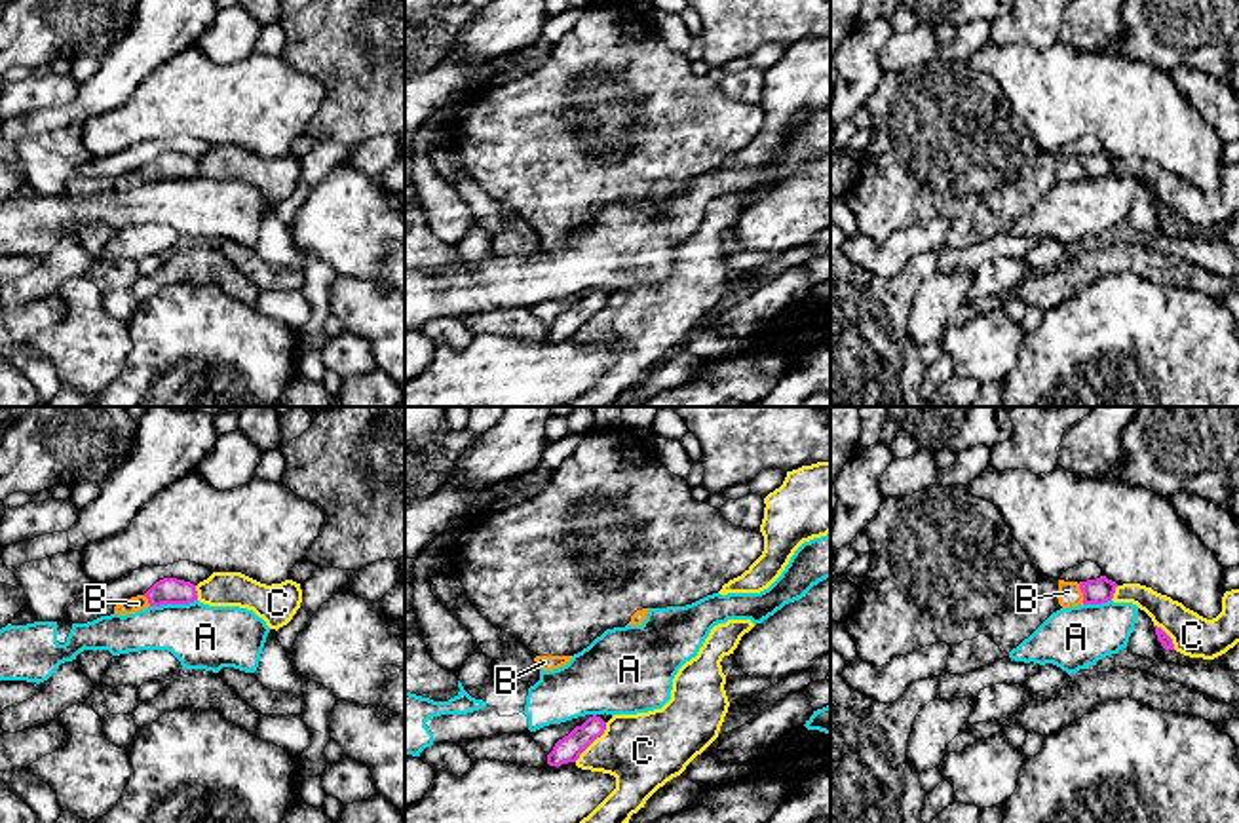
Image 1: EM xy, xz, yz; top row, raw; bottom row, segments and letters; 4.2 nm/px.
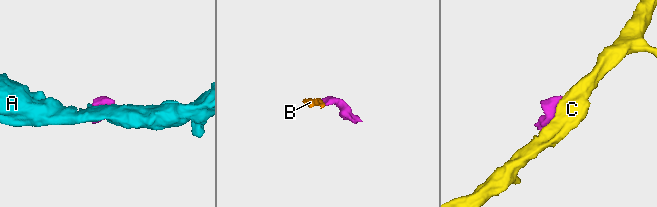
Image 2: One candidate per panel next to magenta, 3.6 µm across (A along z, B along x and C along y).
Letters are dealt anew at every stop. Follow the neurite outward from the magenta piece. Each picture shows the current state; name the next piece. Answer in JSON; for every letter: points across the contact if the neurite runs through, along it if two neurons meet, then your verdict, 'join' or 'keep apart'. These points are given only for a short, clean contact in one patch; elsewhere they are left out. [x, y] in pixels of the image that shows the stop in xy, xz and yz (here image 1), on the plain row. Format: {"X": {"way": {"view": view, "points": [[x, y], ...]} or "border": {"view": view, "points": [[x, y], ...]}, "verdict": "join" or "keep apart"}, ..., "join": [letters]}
{"A": {"border": {"view": "xy", "points": [[196, 173], [151, 181]]}, "verdict": "keep apart"}, "B": {"way": {"view": "yz", "points": [[1095, 166], [1082, 166], [1068, 166]]}, "verdict": "join"}, "C": {"verdict": "keep apart"}, "join": ["B"]}

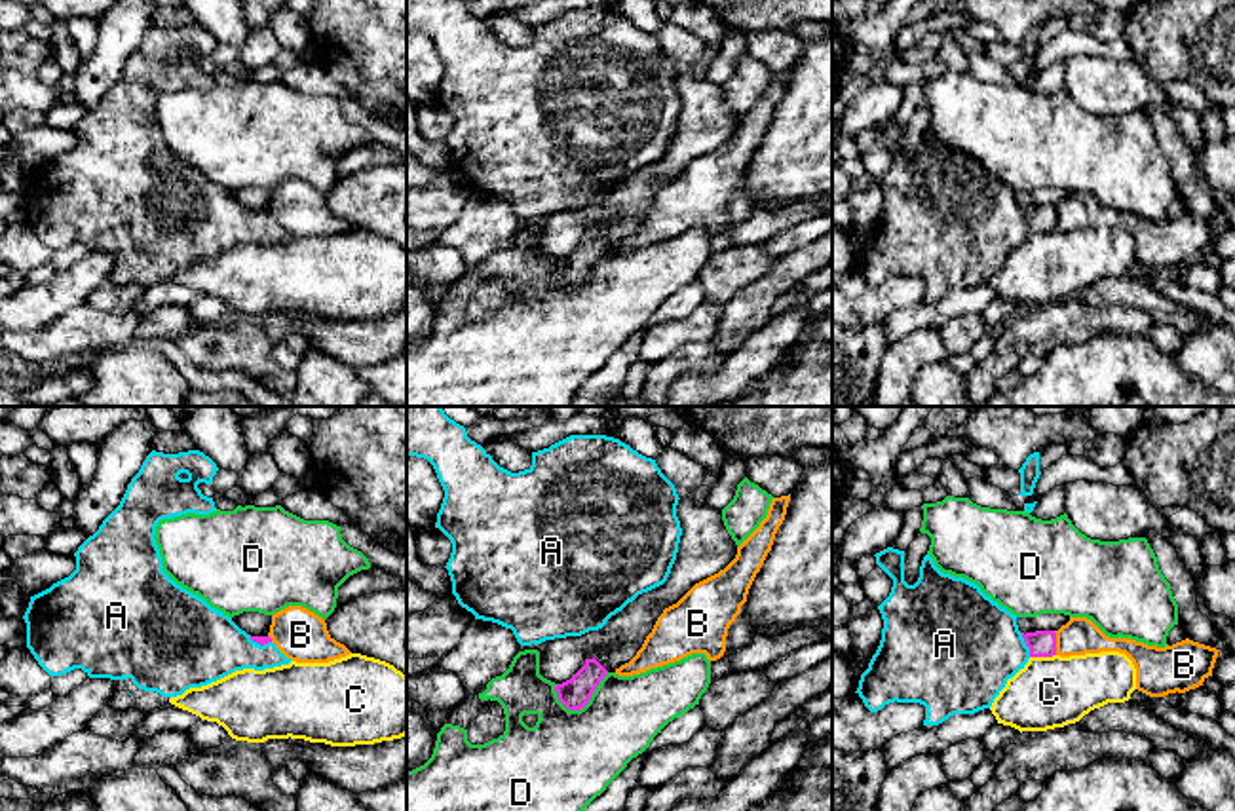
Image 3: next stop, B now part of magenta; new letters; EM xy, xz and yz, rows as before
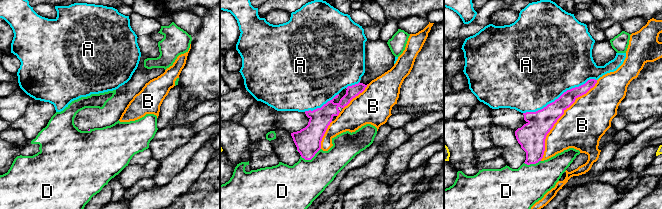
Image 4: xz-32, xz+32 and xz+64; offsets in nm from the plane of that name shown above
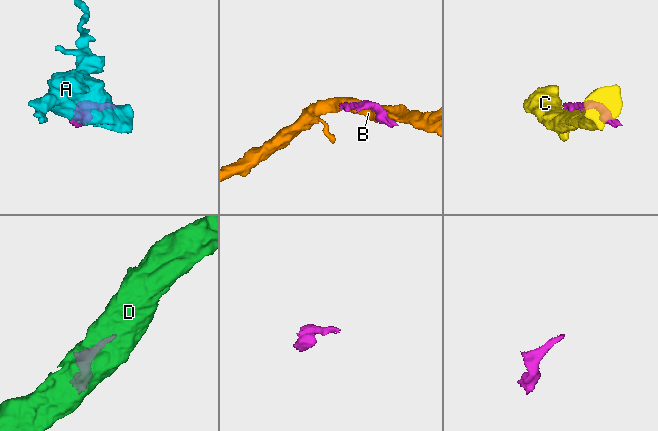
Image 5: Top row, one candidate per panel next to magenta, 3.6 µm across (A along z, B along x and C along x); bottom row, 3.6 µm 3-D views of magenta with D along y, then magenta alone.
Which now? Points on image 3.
{"A": {"verdict": "join"}, "B": {"verdict": "keep apart"}, "C": {"verdict": "keep apart"}, "D": {"border": {"view": "xz", "points": [[608, 247], [578, 283], [569, 283], [555, 270]]}, "verdict": "keep apart"}, "join": ["A"]}

